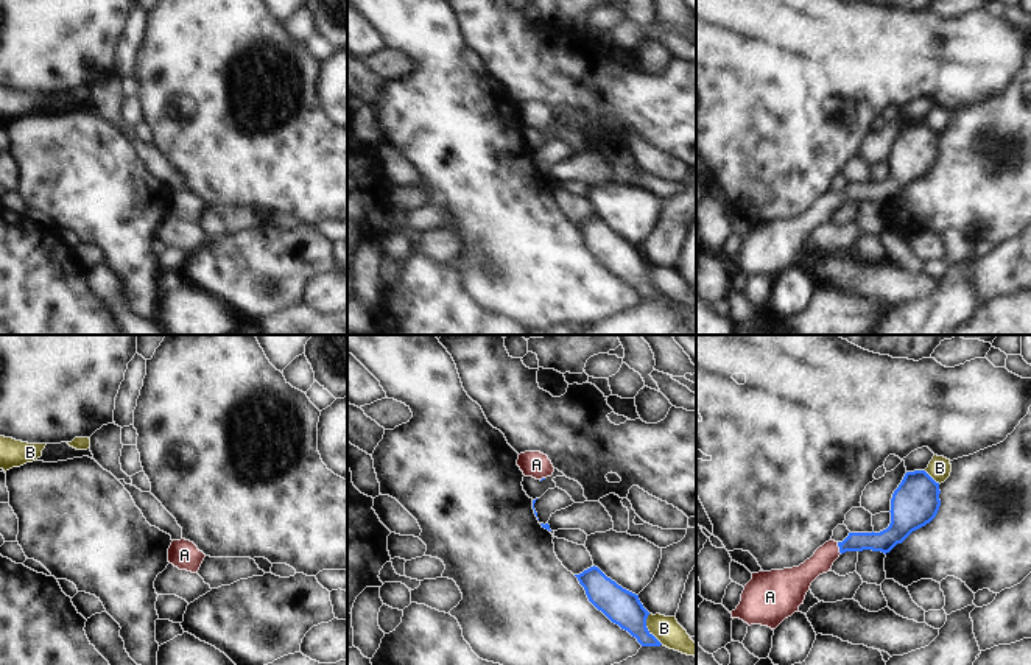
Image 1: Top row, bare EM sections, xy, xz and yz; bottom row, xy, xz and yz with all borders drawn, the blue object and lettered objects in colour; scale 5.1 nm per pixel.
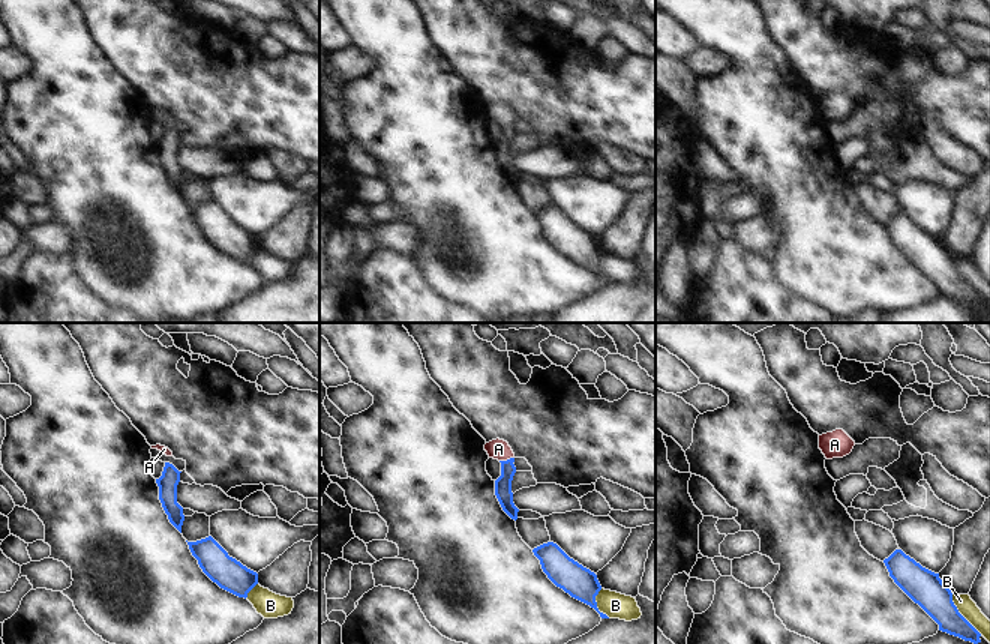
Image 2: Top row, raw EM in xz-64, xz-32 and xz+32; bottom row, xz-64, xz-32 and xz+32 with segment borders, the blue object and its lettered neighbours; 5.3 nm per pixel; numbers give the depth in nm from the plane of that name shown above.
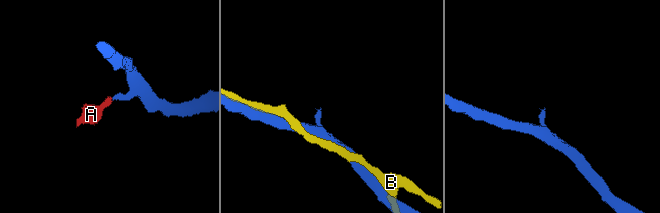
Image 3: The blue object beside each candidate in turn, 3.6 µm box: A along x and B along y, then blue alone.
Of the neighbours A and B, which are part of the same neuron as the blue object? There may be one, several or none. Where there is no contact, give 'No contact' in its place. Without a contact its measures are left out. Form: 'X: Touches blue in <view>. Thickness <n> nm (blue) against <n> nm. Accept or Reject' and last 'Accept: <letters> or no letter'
A: Touches blue in yz. Thickness 110 nm (blue) against 120 nm. Accept
B: Touches blue in xz. Thickness 190 nm (blue) against 140 nm. Reject
Accept: A

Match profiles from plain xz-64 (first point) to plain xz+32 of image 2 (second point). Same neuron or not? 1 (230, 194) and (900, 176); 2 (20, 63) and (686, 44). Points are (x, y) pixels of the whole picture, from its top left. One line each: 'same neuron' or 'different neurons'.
1: different neurons
2: different neurons

